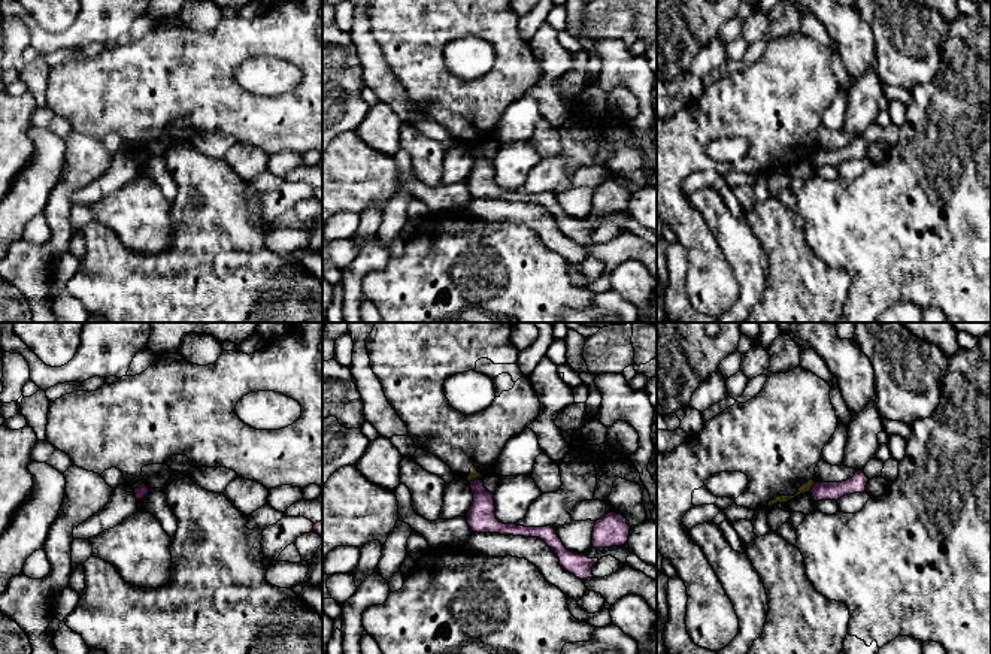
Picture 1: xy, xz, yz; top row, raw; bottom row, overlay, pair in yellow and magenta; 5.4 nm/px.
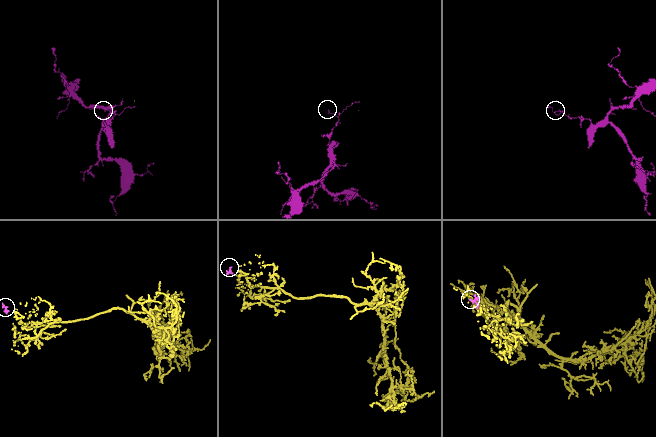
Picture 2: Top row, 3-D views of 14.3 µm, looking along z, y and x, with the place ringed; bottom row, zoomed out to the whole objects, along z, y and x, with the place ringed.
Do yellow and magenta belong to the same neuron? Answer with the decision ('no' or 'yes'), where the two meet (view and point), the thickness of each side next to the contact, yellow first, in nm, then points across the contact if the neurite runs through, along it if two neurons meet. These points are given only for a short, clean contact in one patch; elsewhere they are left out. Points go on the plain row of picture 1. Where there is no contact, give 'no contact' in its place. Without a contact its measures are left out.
no | xz (473, 144) | 50/160 nm | along xz (479, 144), (473, 144), (469, 148)

